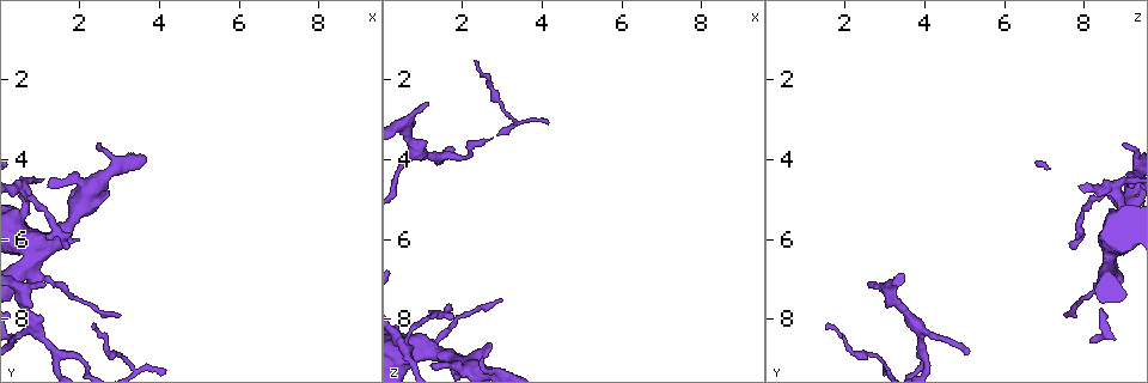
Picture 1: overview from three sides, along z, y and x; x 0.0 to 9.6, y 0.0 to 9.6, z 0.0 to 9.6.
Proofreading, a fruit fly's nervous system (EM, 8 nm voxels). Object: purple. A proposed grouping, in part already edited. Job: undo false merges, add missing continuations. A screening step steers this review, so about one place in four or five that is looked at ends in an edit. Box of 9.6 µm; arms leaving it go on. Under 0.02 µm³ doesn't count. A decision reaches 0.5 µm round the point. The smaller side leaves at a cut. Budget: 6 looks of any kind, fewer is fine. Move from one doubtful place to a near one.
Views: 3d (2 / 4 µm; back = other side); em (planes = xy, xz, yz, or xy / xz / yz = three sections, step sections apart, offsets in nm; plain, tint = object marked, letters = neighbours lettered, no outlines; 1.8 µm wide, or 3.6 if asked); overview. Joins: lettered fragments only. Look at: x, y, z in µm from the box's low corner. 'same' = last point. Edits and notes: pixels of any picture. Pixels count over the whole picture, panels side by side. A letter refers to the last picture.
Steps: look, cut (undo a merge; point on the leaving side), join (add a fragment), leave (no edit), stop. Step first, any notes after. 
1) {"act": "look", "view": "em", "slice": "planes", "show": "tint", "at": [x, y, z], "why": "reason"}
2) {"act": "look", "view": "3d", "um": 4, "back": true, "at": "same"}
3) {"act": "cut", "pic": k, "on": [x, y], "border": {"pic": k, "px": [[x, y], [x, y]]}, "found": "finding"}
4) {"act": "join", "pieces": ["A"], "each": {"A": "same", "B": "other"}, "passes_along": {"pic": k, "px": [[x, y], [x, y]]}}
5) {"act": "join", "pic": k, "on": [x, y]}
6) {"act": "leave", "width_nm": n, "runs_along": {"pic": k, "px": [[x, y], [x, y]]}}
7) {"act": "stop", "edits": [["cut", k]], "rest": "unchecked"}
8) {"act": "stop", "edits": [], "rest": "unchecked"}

{"act": "look", "view": "3d", "um": 4, "at": [1.50, 8.85, 3.95], "why": "side arm on a straight run"}

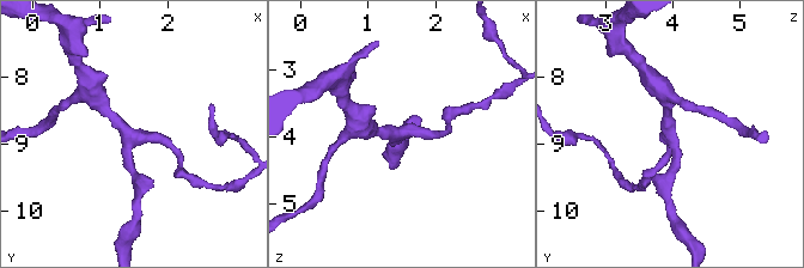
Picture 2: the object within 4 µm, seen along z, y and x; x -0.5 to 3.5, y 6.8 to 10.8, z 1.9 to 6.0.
{"act": "look", "view": "em", "slice": "planes", "show": "tint", "at": [1.50, 8.85, 3.95], "arms": 3}

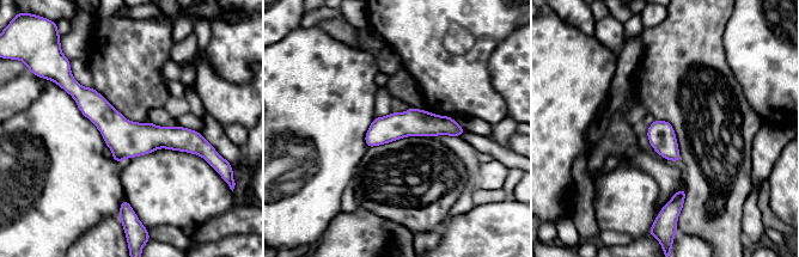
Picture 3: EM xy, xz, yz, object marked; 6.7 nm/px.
{"act": "look", "view": "em", "slice": "planes", "show": "letters", "at": "same"}

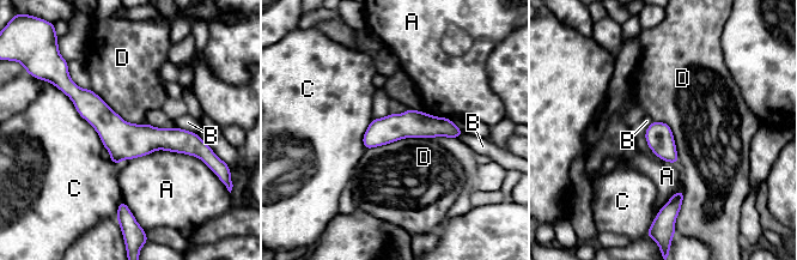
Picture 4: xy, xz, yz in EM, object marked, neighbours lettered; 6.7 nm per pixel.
{"act": "leave", "longest_contact_nm": ["A", 500], "each": {"A": "other", "B": "other", "C": "other", "D": "other"}, "found": "one neuron here"}

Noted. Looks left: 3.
{"act": "look", "view": "3d", "um": 4, "at": [1.70, 6.25, 7.70], "why": "an open end"}

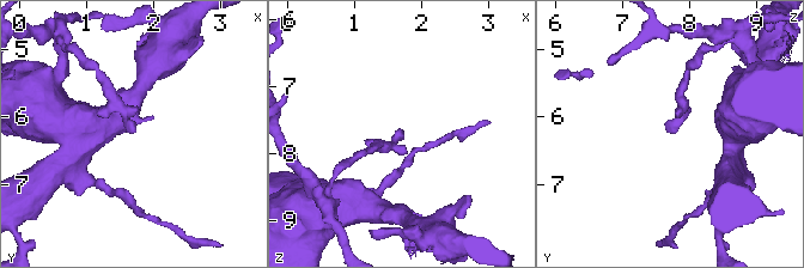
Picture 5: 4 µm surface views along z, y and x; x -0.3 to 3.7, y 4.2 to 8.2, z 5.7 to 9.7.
{"act": "look", "view": "em", "slice": "planes", "show": "letters", "at": [1.75, 6.20, 7.60], "why": "now the EM"}

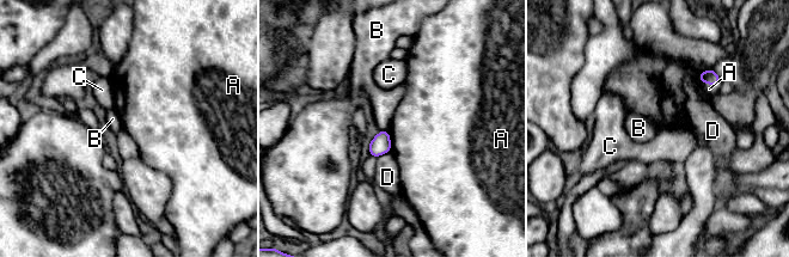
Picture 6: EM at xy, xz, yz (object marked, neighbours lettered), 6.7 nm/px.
{"act": "leave", "width_nm": 130, "each": {"A": "other", "B": "other", "C": "other", "D": "other"}, "border": {"pic": 6, "px": [[386, 130], [390, 138], [391, 151]]}, "found": "none of them fits"}

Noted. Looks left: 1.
{"act": "look", "view": "em", "slice": "planes", "show": "letters", "at": [2.30, 4.90, 9.20]}

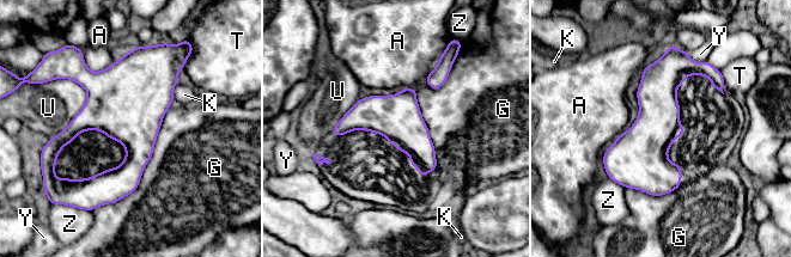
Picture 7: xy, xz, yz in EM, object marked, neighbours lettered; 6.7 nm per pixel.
{"act": "leave", "each": {"A": "other", "G": "other", "K": "other", "T": "other", "U": "other", "Y": "other", "Z": "other"}, "border": {"pic": 7, "px": [[170, 106], [139, 185], [99, 206]]}, "found": "continuous, no second neuron"}

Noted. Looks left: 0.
{"act": "stop", "edits": [], "rest": "unchecked"}

